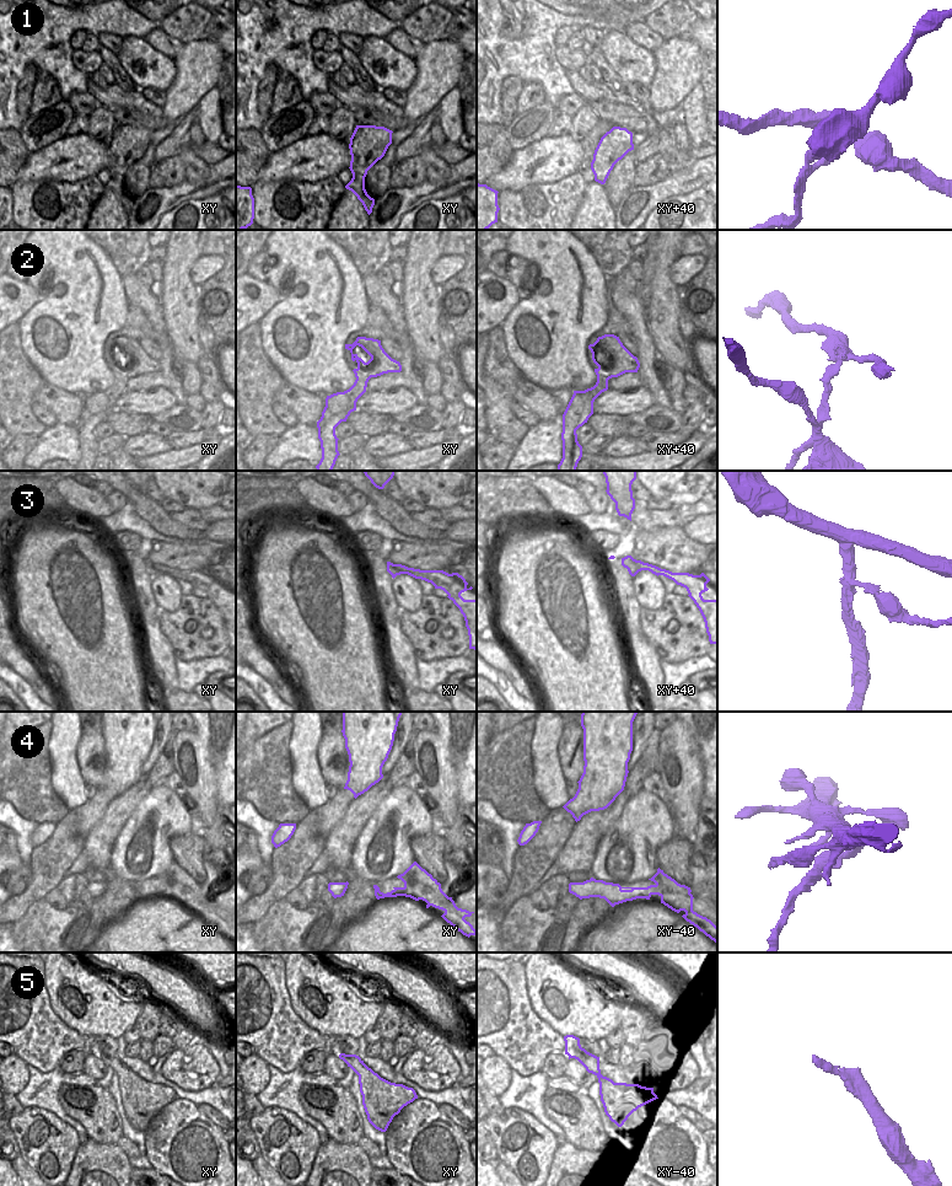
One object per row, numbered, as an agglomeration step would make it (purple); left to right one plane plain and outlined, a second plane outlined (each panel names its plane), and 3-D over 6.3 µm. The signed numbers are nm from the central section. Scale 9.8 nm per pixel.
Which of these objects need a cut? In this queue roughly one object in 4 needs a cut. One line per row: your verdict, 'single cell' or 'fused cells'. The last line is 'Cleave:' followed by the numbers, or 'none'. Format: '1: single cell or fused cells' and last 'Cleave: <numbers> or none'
1: fused cells
2: fused cells
3: single cell
4: fused cells
5: single cell
Cleave: 1, 2, 4

